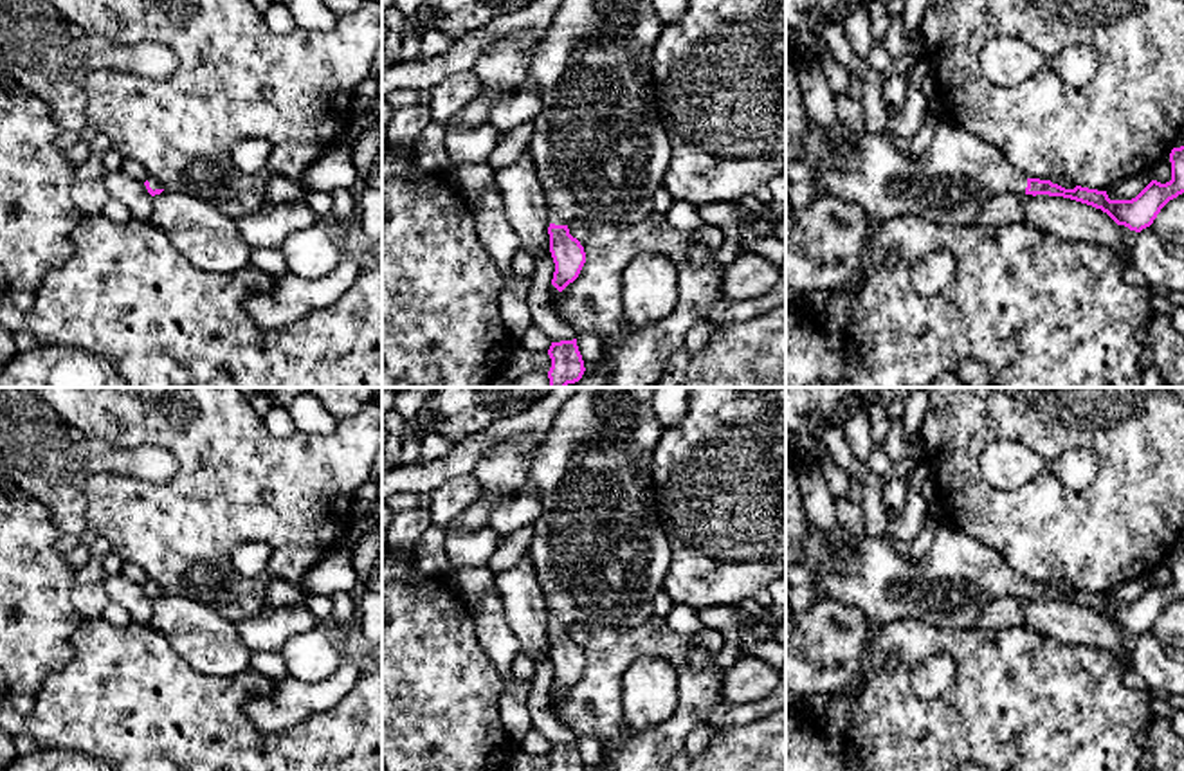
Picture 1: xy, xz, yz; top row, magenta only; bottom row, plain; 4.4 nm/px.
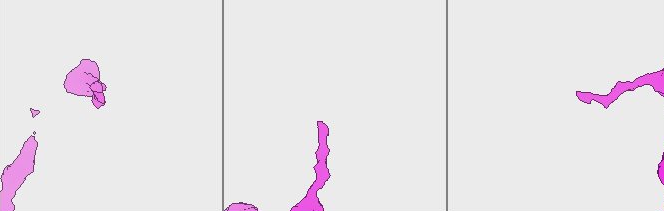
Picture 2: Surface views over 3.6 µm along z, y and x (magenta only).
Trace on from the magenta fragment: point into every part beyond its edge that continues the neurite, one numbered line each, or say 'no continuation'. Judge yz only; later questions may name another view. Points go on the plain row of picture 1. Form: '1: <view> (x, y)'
1: yz (959, 575)

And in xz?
1: xz (601, 555)

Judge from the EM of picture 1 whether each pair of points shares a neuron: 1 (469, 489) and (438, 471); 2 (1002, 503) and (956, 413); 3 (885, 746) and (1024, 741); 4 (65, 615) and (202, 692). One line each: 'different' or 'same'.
1: different
2: same
3: same
4: different

